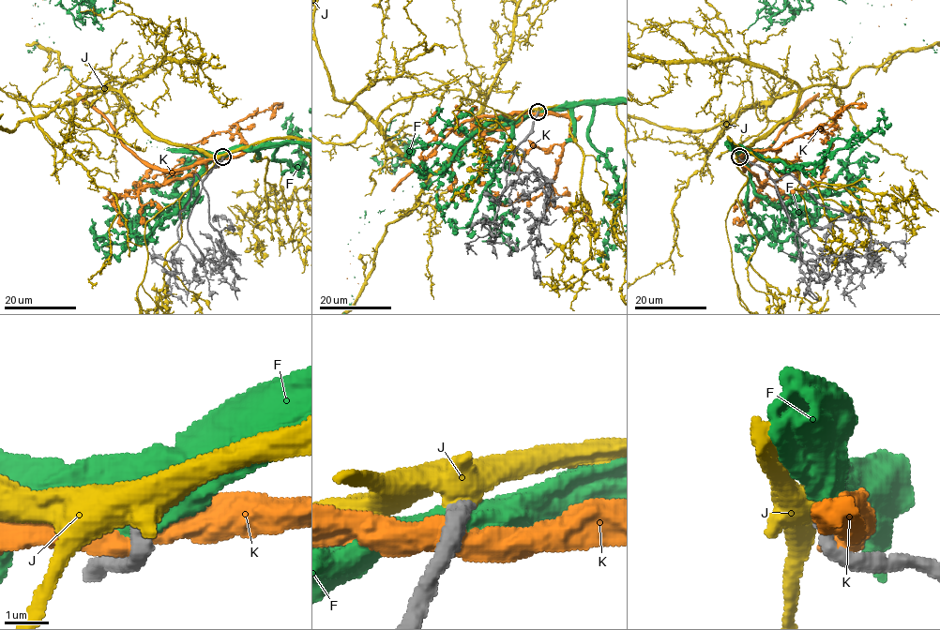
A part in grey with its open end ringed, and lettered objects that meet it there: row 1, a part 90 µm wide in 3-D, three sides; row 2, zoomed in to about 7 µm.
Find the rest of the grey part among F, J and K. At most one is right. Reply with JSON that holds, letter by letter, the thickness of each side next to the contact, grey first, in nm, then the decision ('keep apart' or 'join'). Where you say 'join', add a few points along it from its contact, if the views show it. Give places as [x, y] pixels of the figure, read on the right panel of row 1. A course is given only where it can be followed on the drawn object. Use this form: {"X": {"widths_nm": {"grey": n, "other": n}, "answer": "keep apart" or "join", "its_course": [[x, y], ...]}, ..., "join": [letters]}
{"F": {"widths_nm": {"grey": 440, "other": 850}, "answer": "keep apart"}, "J": {"widths_nm": {"grey": 400, "other": 480}, "answer": "join"}, "K": {"widths_nm": {"grey": 550, "other": 550}, "answer": "keep apart"}, "join": ["J"]}

